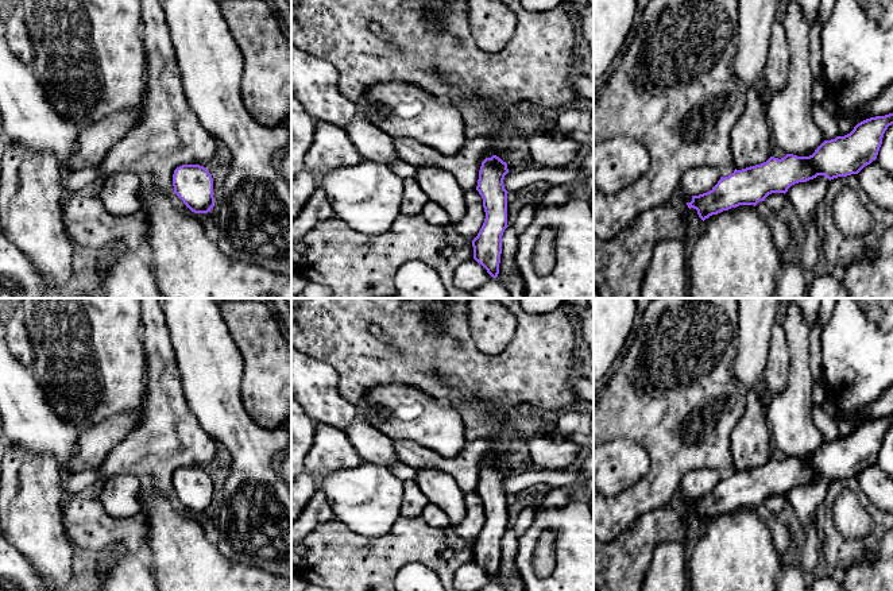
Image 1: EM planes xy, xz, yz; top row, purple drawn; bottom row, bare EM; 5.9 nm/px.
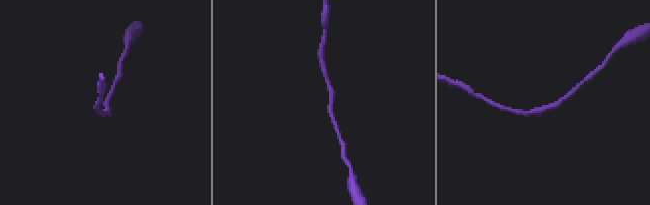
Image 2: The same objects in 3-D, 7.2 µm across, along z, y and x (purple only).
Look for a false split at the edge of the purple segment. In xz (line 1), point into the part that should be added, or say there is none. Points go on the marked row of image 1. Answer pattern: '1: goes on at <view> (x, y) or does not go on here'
1: does not go on here

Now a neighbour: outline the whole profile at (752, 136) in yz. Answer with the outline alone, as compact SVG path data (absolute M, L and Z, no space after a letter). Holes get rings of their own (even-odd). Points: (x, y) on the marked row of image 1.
M755 88L747 89L745 109L731 132L732 165L737 170L761 165L772 157L770 97L772 93L762 97Z

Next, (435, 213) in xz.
M428 200L421 215L434 227L449 225L449 217L445 209L436 201Z

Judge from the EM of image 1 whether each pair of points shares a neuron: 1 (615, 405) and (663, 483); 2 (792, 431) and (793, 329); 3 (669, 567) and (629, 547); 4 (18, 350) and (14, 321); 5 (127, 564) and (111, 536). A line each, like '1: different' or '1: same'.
1: same
2: same
3: different
4: same
5: different

